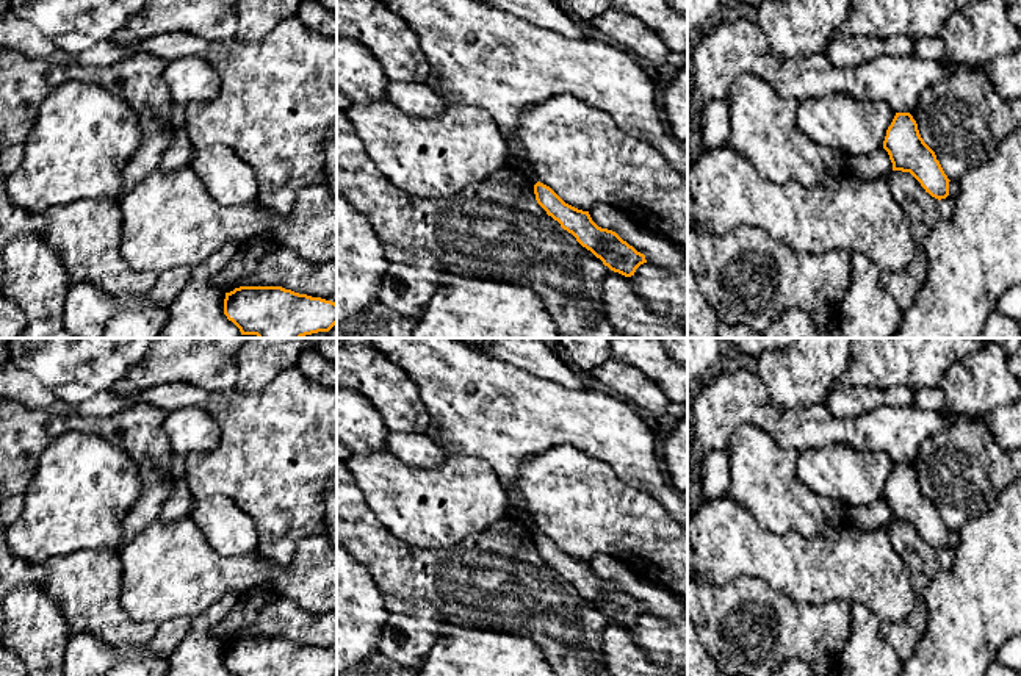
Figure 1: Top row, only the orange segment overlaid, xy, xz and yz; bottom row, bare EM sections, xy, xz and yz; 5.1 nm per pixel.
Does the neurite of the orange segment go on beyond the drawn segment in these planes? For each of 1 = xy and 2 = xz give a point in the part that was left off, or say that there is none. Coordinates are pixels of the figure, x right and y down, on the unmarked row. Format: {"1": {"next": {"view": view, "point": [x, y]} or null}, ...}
{"1": {"next": null}, "2": {"next": null}}

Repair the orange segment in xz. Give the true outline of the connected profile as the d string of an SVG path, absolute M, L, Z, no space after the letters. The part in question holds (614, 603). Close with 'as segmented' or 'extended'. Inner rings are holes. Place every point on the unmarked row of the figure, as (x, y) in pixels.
M534 535L537 554L572 584L576 592L590 601L611 621L625 627L634 626L636 620L647 613L645 606L623 592L615 582L598 577L589 562L565 554L550 537Z; as segmented

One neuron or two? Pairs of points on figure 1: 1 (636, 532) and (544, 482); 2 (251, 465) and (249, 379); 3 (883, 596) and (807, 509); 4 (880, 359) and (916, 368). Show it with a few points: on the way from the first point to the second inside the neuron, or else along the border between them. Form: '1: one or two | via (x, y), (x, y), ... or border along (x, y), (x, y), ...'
1: one | via (613, 518), (588, 510), (567, 492)
2: two | border along (281, 373), (259, 390), (238, 391), (234, 388)
3: two | border along (847, 523), (827, 534), (802, 535), (791, 532)
4: one | via (890, 359), (907, 359)

